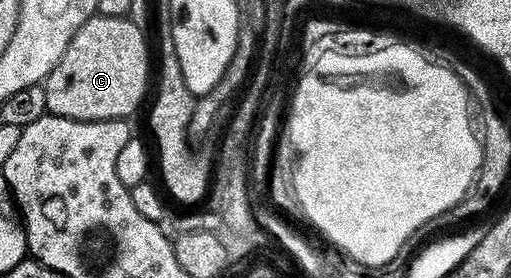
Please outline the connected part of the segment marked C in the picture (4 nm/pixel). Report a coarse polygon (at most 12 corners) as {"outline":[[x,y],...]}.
{"outline":[[90,17],[42,82],[45,109],[132,118],[150,88],[143,30]]}

